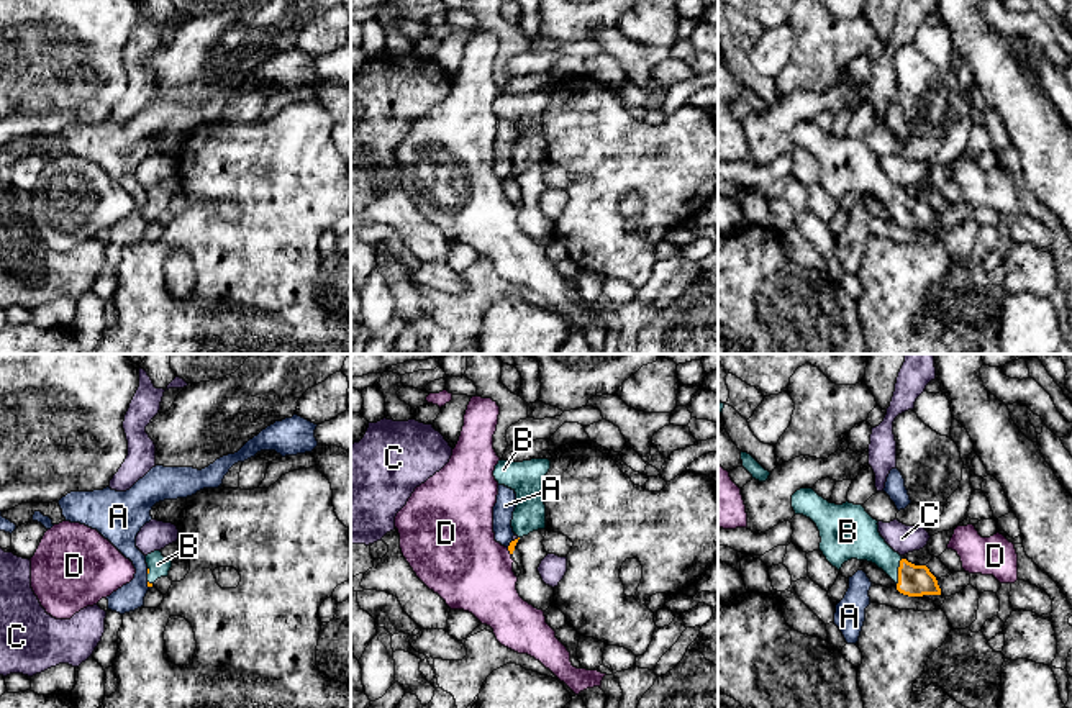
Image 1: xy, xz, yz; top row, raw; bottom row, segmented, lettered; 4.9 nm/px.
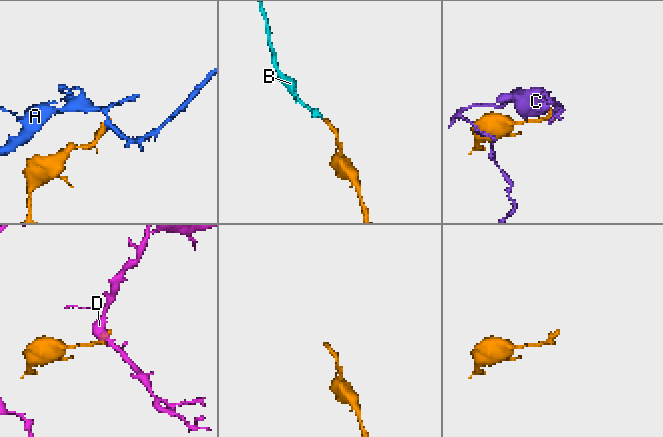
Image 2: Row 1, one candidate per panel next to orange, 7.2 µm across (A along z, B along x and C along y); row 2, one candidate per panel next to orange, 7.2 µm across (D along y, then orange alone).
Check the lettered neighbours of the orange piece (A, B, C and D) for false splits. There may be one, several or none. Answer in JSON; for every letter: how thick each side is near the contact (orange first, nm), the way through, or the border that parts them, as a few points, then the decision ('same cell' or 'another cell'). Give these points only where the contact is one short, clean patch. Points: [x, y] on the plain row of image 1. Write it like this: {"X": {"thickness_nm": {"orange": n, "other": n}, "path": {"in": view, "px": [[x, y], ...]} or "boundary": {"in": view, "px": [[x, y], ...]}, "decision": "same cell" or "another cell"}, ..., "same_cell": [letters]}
{"A": {"thickness_nm": {"orange": 30, "other": 100}, "boundary": {"in": "xz", "px": [[512, 172], [507, 179]]}, "decision": "another cell"}, "B": {"thickness_nm": {"orange": 160, "other": 190}, "path": {"in": "yz", "px": [[915, 213], [899, 205], [876, 182], [859, 172]]}, "decision": "same cell"}, "C": {"thickness_nm": {"orange": 30, "other": 20}, "decision": "another cell"}, "D": {"thickness_nm": {"orange": 30, "other": 400}, "boundary": {"in": "xz", "px": [[507, 181], [510, 187]]}, "decision": "another cell"}, "same_cell": ["B"]}

